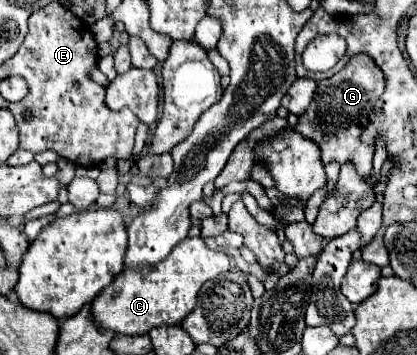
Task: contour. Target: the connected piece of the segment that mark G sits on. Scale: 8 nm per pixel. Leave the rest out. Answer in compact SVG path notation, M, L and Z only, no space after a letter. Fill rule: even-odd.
M365 55L351 57L349 63L335 75L321 79L317 83L317 91L313 95L313 101L309 109L299 117L299 123L295 125L295 131L305 135L307 139L313 139L321 147L321 159L323 163L329 161L353 161L357 171L361 175L371 175L371 161L375 155L375 147L361 141L363 129L369 125L369 115L375 107L375 101L385 91L385 79L383 71Z

